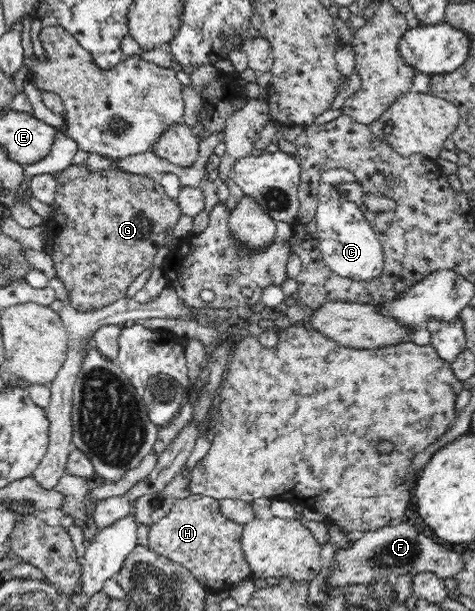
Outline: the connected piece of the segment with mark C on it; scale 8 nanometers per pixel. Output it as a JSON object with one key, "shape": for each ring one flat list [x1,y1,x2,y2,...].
{"shape":[[326,168,319,180,316,217,313,226,319,235,317,246,324,263,339,276,352,280,367,281,379,277,381,271,384,270,385,256,379,234,361,212,361,206,341,197,341,193,337,191,341,183,349,183,349,181,358,183,355,174,343,168]]}

